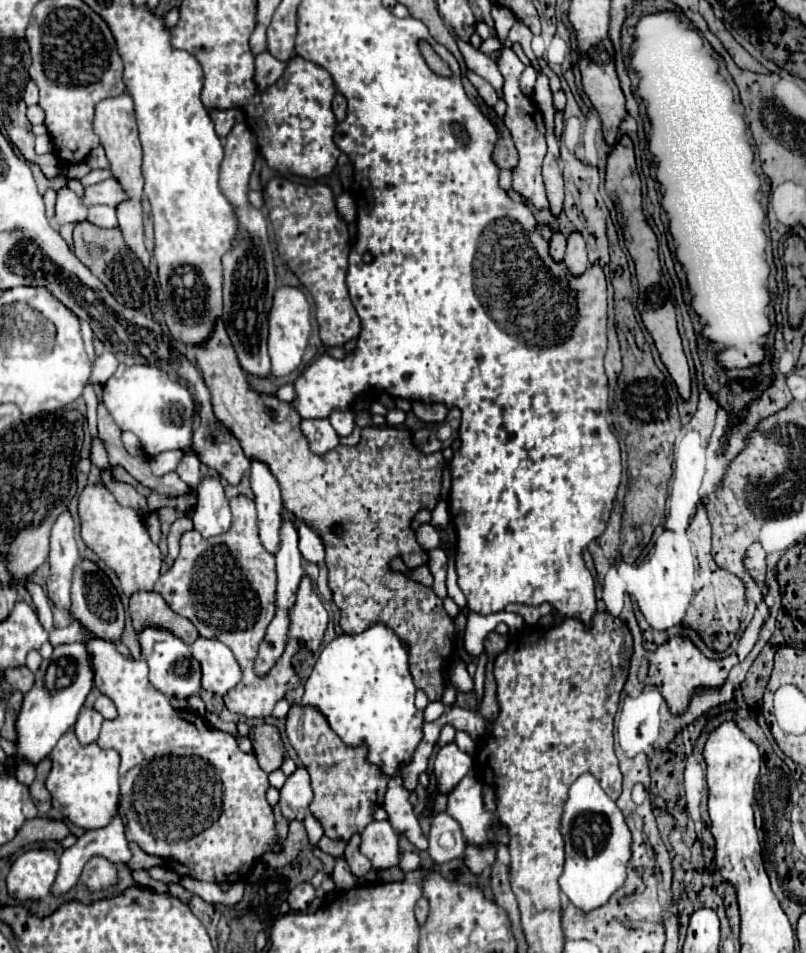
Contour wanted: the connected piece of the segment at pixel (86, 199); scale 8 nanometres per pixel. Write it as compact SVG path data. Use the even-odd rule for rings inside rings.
M114 177L106 179L106 181L100 181L96 185L90 185L90 187L84 187L84 195L82 195L82 203L86 207L92 207L92 205L110 205L110 207L116 207L118 201L124 201L126 195L122 193L118 181L114 181Z

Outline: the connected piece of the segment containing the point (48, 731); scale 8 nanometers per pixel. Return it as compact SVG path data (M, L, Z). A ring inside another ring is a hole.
M70 643L54 647L50 659L44 659L36 671L36 681L28 693L24 693L22 709L16 721L16 761L38 763L44 759L58 739L76 723L78 711L84 705L92 689L92 673L86 657L84 643Z

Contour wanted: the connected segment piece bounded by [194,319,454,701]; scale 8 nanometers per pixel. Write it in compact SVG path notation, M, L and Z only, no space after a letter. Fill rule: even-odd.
M220 319L216 321L212 335L202 345L194 345L194 353L196 353L196 363L204 373L204 381L212 393L214 415L218 417L218 421L234 433L234 437L240 441L248 459L264 461L270 467L272 475L278 479L284 507L290 513L294 513L296 519L302 519L304 523L308 523L322 537L324 547L326 547L326 565L330 571L328 585L334 593L334 603L342 611L340 625L344 633L350 633L350 635L362 633L374 623L382 623L390 627L410 647L410 673L414 677L416 687L424 689L430 701L440 699L444 691L442 669L446 667L446 659L452 653L454 621L444 611L442 599L436 597L432 587L424 587L416 583L406 573L392 571L390 561L396 557L402 557L408 569L414 569L426 563L428 559L426 551L416 541L416 533L412 531L410 523L412 523L412 517L422 507L434 509L434 505L438 503L440 487L442 487L442 473L446 467L444 455L440 451L432 455L418 453L418 449L414 449L412 433L402 427L364 427L362 439L358 445L354 447L338 445L338 449L332 449L330 453L314 455L310 453L306 439L302 437L302 431L300 431L302 417L298 415L298 411L290 403L280 401L278 397L258 395L256 391L248 389L246 375L242 373L238 365L236 353L230 345L224 323ZM334 525L342 527L342 537L336 537L332 533ZM350 579L360 579L368 585L366 607L350 607L346 603L342 591Z

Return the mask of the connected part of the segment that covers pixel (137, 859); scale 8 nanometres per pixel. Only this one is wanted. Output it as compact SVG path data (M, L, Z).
M130 847L130 851L132 851L132 859L126 863L130 869L148 869L148 867L152 867L152 865L160 865L162 861L160 859L156 859L156 857L152 857L152 855L146 855L142 849L138 849L138 847Z

